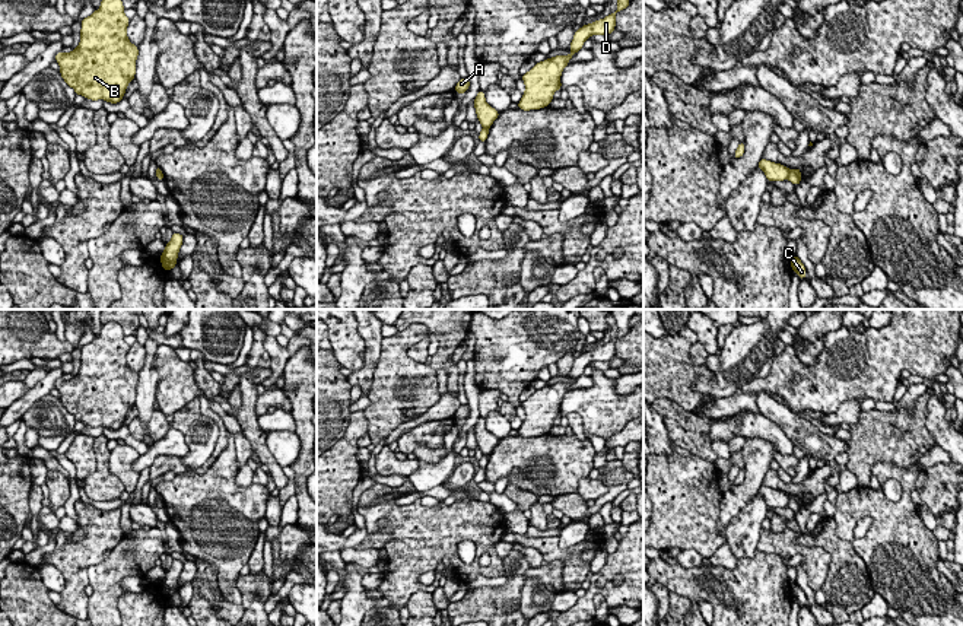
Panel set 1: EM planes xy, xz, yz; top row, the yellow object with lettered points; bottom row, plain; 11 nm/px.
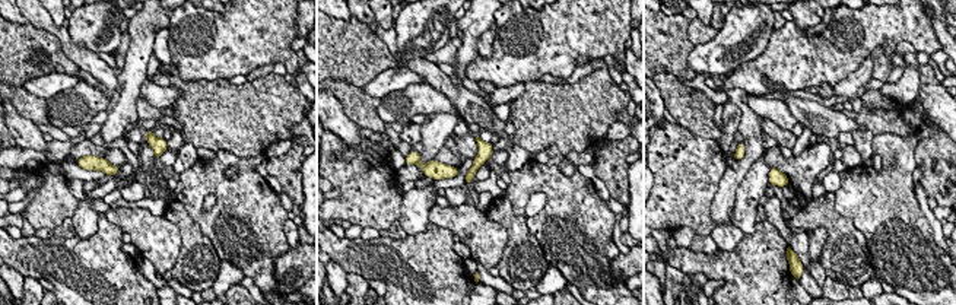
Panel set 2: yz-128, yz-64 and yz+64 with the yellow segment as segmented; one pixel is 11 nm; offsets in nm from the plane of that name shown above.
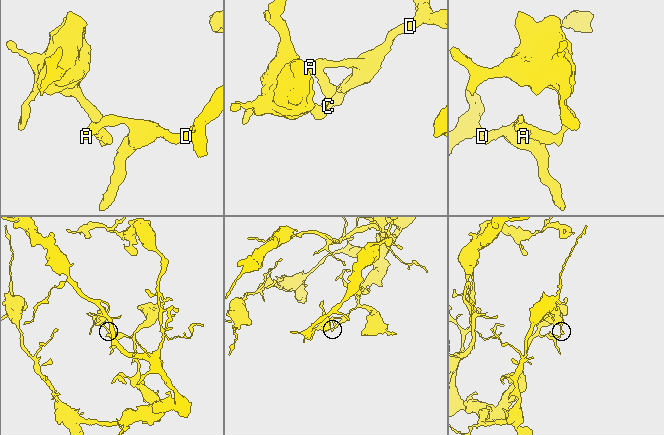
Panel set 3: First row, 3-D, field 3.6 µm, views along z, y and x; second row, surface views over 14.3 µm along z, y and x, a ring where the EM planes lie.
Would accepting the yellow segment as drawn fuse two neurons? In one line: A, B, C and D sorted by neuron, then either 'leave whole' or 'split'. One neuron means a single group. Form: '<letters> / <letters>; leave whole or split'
A C D / B; split

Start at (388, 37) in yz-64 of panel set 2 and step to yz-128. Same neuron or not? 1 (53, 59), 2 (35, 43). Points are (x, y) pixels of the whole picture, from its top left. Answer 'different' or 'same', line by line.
1: different
2: different

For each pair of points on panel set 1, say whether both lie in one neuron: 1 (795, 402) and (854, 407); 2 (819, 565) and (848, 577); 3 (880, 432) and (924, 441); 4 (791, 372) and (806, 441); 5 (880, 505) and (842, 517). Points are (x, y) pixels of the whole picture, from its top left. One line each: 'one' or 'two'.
1: two
2: two
3: one
4: two
5: one

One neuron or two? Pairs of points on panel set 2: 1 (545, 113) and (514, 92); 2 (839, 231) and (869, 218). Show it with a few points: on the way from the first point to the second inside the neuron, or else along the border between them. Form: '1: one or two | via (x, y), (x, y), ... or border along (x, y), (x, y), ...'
1: two | border along (526, 83), (524, 91), (508, 102)
2: two | border along (835, 194), (835, 209), (863, 234), (870, 251)

